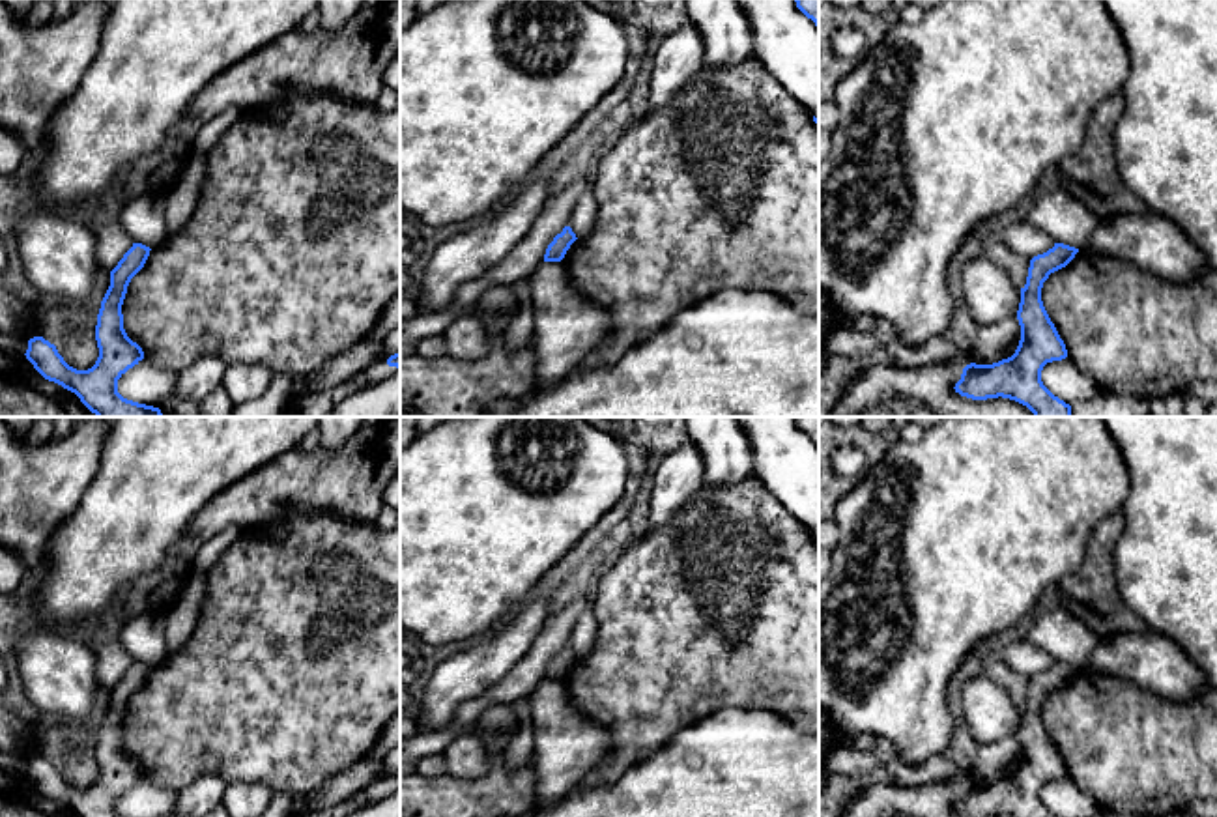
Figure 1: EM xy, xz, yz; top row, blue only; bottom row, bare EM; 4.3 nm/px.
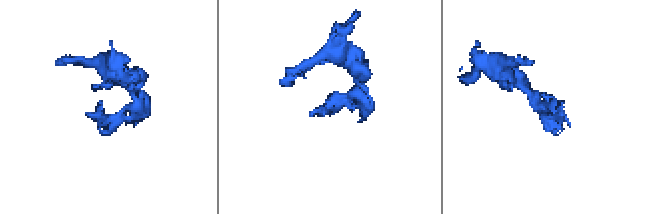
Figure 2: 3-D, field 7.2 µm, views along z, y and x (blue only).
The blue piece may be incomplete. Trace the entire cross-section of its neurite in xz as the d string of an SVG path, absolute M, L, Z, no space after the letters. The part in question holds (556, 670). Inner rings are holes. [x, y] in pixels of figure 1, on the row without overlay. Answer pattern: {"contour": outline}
{"contour": "M565 645L561 652L553 656L553 660L548 664L544 681L561 681L570 667L570 664L576 660L576 652L570 645Z"}

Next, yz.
{"contour": "M1054 662L1030 679L1017 729L1021 759L1015 772L993 783L966 783L955 811L966 817L1058 817L1043 804L1041 789L1047 781L1066 778L1067 768L1043 725L1041 707L1049 694L1066 686L1077 671L1075 666Z"}

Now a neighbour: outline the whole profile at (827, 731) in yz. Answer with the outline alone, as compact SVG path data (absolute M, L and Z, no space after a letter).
M819 707L819 759L824 757L824 752L832 746L834 737L836 729L830 724L828 716Z

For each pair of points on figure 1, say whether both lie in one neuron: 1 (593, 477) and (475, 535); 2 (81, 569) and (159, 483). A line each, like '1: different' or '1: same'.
1: same
2: same

